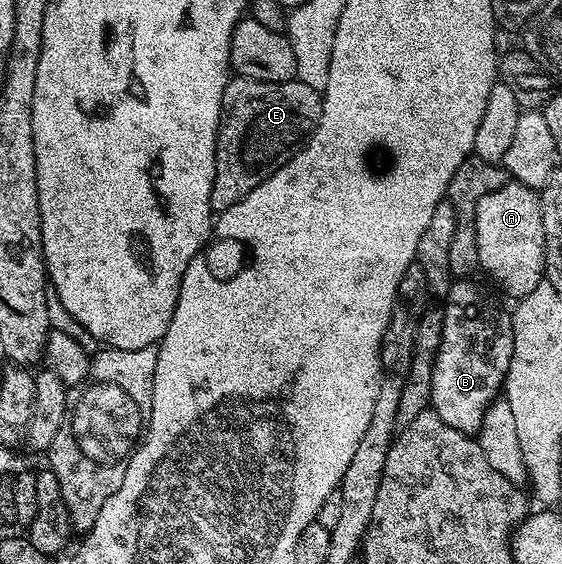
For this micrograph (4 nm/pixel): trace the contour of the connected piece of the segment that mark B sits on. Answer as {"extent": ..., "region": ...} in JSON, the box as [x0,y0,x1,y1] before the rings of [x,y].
{"extent":[429,279,514,434],"region":[[[455,279],[441,305],[440,350],[432,366],[429,402],[432,411],[448,426],[467,434],[477,433],[491,403],[499,399],[514,349],[514,325],[508,312],[489,300],[472,281]]]}

